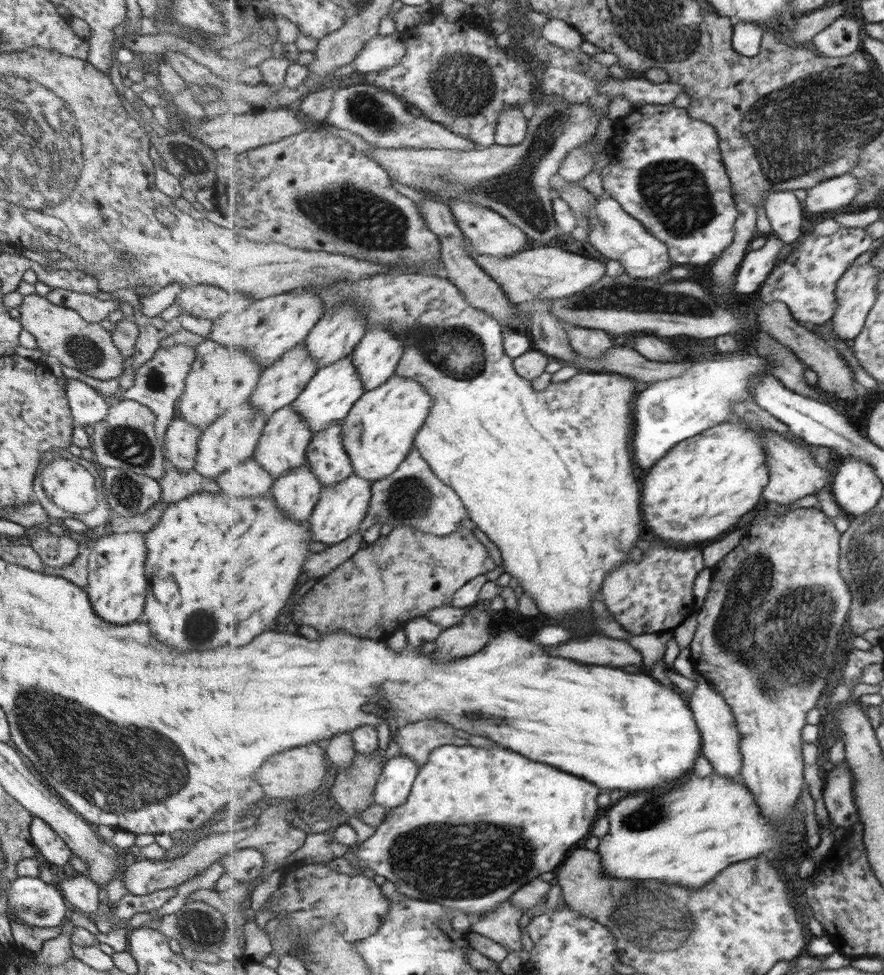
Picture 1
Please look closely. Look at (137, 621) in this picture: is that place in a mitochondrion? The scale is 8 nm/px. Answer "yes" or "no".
no

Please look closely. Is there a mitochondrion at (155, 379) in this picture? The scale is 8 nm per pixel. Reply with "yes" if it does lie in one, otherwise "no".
yes

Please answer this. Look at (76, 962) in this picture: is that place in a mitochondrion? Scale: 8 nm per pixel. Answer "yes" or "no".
no

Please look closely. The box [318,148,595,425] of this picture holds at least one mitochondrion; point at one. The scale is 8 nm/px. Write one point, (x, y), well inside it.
(457, 352)

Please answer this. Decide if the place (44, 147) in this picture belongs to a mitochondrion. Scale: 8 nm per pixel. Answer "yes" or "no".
yes

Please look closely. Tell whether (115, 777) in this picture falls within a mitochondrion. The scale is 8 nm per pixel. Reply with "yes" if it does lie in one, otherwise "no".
yes

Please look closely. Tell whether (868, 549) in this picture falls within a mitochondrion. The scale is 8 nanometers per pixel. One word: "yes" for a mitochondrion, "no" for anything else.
yes

